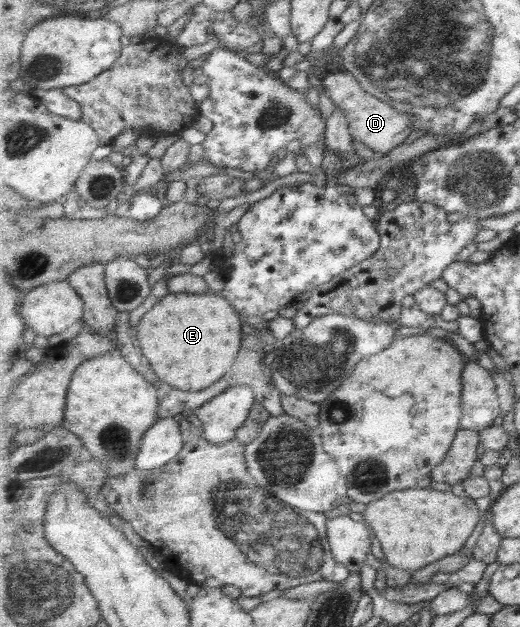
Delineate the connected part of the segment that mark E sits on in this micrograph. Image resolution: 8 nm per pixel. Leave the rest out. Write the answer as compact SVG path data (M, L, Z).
M208 291L206 294L169 293L143 315L135 330L143 356L150 360L150 366L164 382L174 386L173 389L200 392L228 376L243 346L246 326L227 298Z

